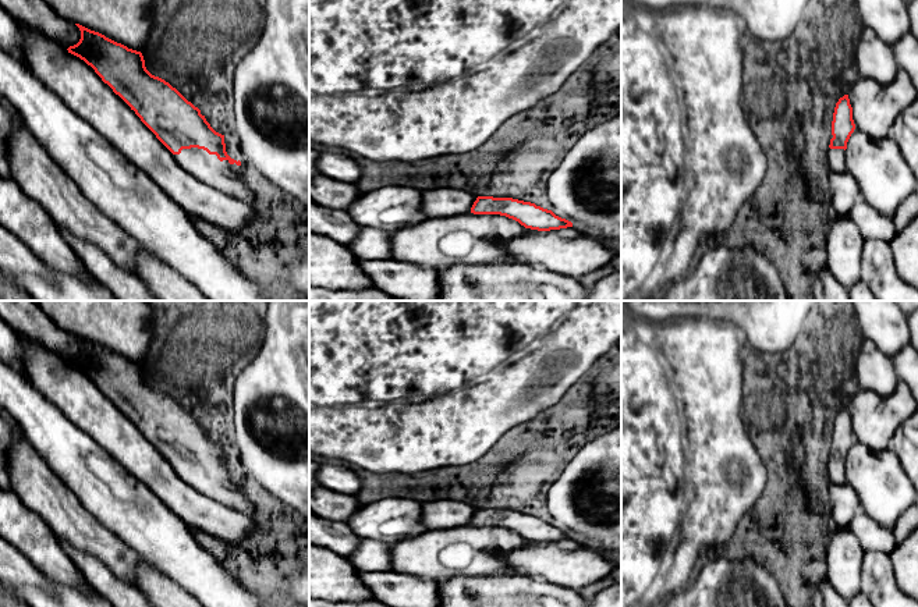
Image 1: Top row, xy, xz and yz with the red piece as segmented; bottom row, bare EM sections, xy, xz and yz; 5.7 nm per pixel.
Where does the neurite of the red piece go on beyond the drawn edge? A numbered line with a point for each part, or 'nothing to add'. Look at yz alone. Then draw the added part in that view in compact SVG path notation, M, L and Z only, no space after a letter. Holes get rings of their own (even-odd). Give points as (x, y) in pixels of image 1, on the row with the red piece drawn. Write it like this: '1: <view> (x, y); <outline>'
1: yz (836, 163); M827 149L827 166L832 173L846 173L844 149Z

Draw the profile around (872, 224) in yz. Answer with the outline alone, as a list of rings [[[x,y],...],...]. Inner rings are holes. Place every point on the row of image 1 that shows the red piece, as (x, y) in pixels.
[[[862,198],[848,216],[854,220],[865,241],[879,238],[890,244],[897,234],[893,217],[879,213]]]

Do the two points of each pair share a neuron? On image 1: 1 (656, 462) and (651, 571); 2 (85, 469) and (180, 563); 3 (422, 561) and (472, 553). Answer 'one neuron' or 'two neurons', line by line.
1: one neuron
2: one neuron
3: one neuron

